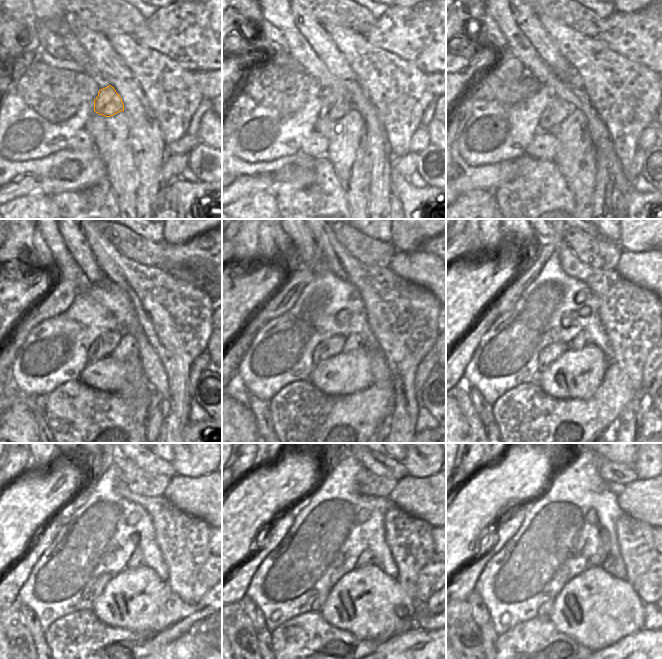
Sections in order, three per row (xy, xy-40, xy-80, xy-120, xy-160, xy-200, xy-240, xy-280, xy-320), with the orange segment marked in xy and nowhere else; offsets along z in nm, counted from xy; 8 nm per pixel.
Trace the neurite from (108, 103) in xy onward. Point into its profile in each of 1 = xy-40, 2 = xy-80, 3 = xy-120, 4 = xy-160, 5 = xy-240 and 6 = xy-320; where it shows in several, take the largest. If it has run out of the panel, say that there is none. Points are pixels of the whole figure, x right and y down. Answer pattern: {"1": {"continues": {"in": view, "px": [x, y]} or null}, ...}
{"1": {"continues": {"in": "xy-40", "px": [335, 105]}}, "2": {"continues": {"in": "xy-80", "px": [557, 109]}}, "3": {"continues": {"in": "xy-120", "px": [102, 347]}}, "4": {"continues": {"in": "xy-160", "px": [332, 346]}}, "5": {"continues": {"in": "xy-240", "px": [100, 583]}}, "6": {"continues": {"in": "xy-320", "px": [544, 611]}}}

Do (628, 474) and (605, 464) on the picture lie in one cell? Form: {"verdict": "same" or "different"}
{"verdict": "same"}

